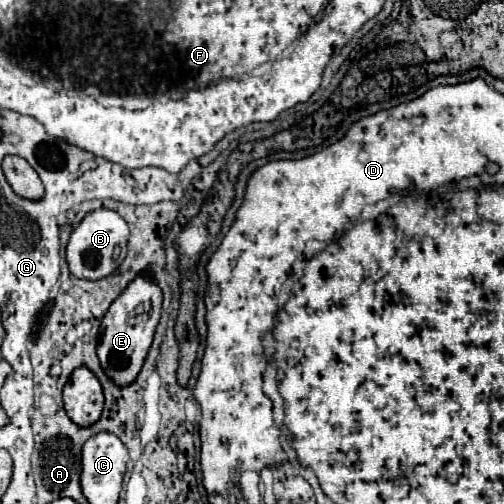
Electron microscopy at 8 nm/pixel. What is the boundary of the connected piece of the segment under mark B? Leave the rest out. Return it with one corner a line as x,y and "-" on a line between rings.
98,208
98,210
88,212
84,220
70,234
70,240
66,246
66,262
70,266
70,272
86,280
100,280
112,274
126,258
128,236
130,236
128,224
118,212
108,210
108,208

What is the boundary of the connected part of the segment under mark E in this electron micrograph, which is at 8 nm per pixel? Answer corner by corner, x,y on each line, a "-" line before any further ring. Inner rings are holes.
144,272
142,276
136,276
124,288
124,292
110,304
110,308
102,320
102,326
100,326
98,358
102,362
104,372
108,374
108,378
114,384
118,384
118,386
132,384
136,380
136,376
140,374
140,368
142,368
148,348
152,344
154,330
160,320
160,312
162,312
162,290
158,288
154,276
150,276
148,272
-
140,306
144,308
144,312
138,316
130,316

